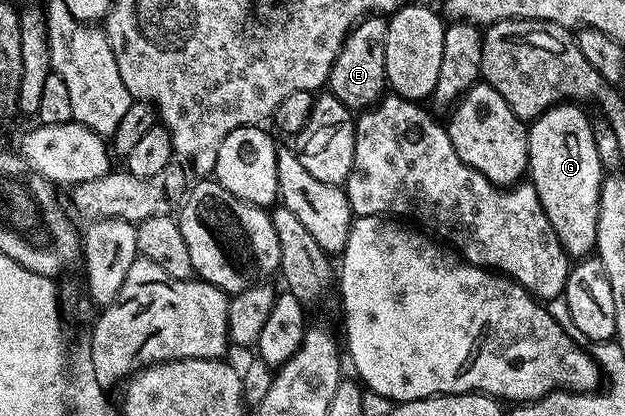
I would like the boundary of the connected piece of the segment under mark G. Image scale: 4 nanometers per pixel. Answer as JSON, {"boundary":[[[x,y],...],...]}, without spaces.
{"boundary":[[[575,102],[556,104],[554,108],[550,108],[549,111],[541,113],[538,118],[530,121],[527,130],[529,183],[537,190],[537,198],[549,218],[549,226],[553,226],[561,246],[571,258],[587,258],[595,252],[597,210],[605,175],[601,158],[597,158],[597,145],[593,143],[591,120],[579,108],[582,107]]]}

